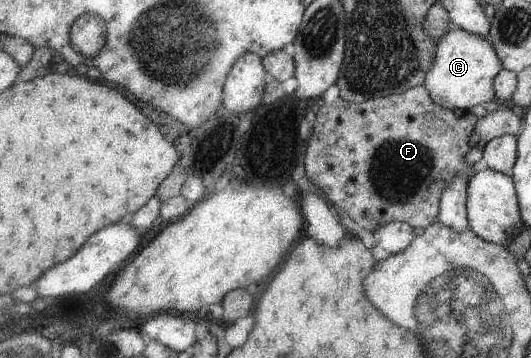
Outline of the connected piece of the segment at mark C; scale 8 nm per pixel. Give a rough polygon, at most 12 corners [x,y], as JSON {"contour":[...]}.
{"contour":[[452,27],[424,83],[438,105],[495,98],[502,58],[489,37]]}

